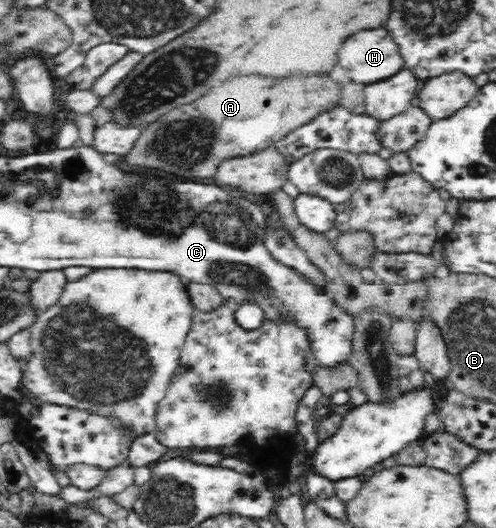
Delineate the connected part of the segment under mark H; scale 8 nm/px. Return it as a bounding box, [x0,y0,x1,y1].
[338,28,404,85]

